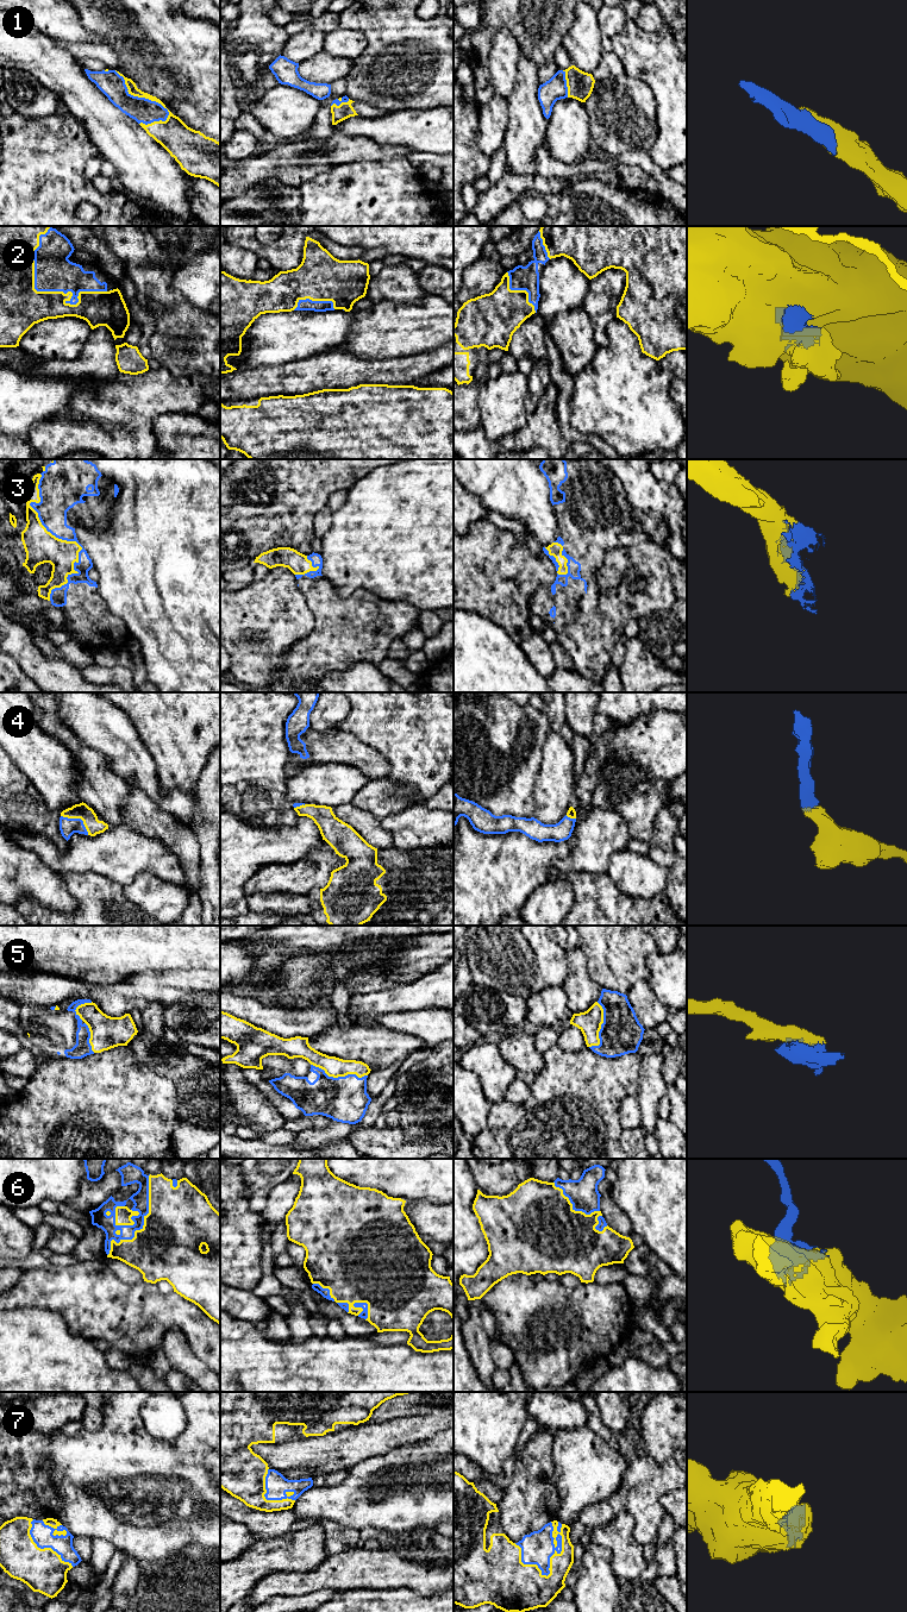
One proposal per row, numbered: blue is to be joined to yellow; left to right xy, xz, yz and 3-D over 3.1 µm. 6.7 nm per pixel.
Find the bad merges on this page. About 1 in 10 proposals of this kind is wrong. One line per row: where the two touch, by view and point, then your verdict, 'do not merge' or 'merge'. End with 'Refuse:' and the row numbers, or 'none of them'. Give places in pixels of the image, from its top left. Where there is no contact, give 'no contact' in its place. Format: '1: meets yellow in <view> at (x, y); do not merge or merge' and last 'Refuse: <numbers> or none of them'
1: meets yellow in xy at (142, 96); merge
2: meets yellow in xy at (49, 292); merge
3: meets yellow in xy at (64, 540); merge
4: meets yellow in xy at (79, 817); merge
5: meets yellow in xz at (339, 1076); merge
6: meets yellow in xy at (143, 1225); merge
7: meets yellow in yz at (550, 1573); merge
Refuse: none of them

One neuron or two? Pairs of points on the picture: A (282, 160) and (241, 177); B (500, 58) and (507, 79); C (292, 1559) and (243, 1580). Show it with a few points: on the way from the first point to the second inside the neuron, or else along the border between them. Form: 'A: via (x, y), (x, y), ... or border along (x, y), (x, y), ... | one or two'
A: via (271, 162), (251, 170) | one
B: via (504, 63), (505, 74) | one
C: via (280, 1559), (264, 1559), (255, 1568) | one

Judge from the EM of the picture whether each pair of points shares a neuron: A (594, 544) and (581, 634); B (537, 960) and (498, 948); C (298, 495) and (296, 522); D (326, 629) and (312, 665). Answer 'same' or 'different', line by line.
A: same
B: same
C: same
D: same

